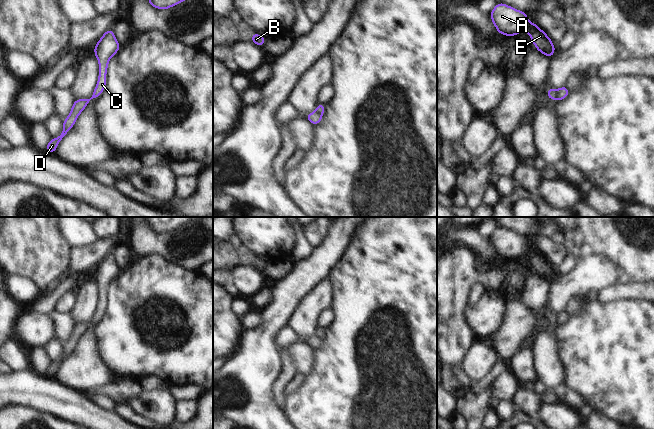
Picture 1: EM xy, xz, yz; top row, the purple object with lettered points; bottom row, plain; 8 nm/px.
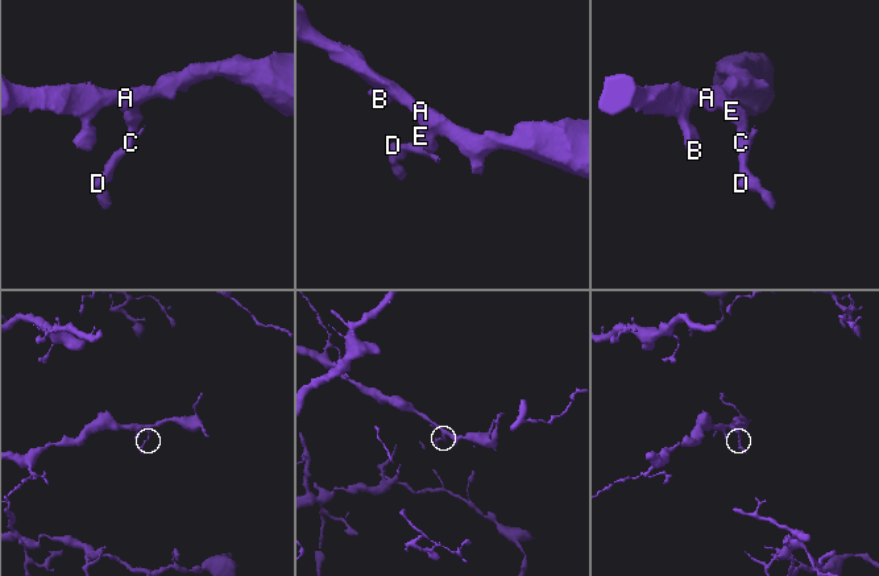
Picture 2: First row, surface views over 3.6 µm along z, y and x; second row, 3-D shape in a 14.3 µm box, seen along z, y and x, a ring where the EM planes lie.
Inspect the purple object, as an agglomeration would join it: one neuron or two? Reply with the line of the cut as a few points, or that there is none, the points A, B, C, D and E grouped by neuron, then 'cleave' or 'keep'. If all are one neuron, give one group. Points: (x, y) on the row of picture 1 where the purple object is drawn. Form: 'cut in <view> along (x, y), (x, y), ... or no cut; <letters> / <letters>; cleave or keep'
cut in yz along (559, 90), (553, 98); A B C E / D; cleave

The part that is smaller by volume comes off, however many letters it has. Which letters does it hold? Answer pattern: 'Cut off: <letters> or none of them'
Cut off: D

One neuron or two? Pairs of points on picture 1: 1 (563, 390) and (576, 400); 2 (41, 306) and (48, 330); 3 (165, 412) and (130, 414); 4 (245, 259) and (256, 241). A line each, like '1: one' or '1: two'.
1: one
2: two
3: two
4: two

